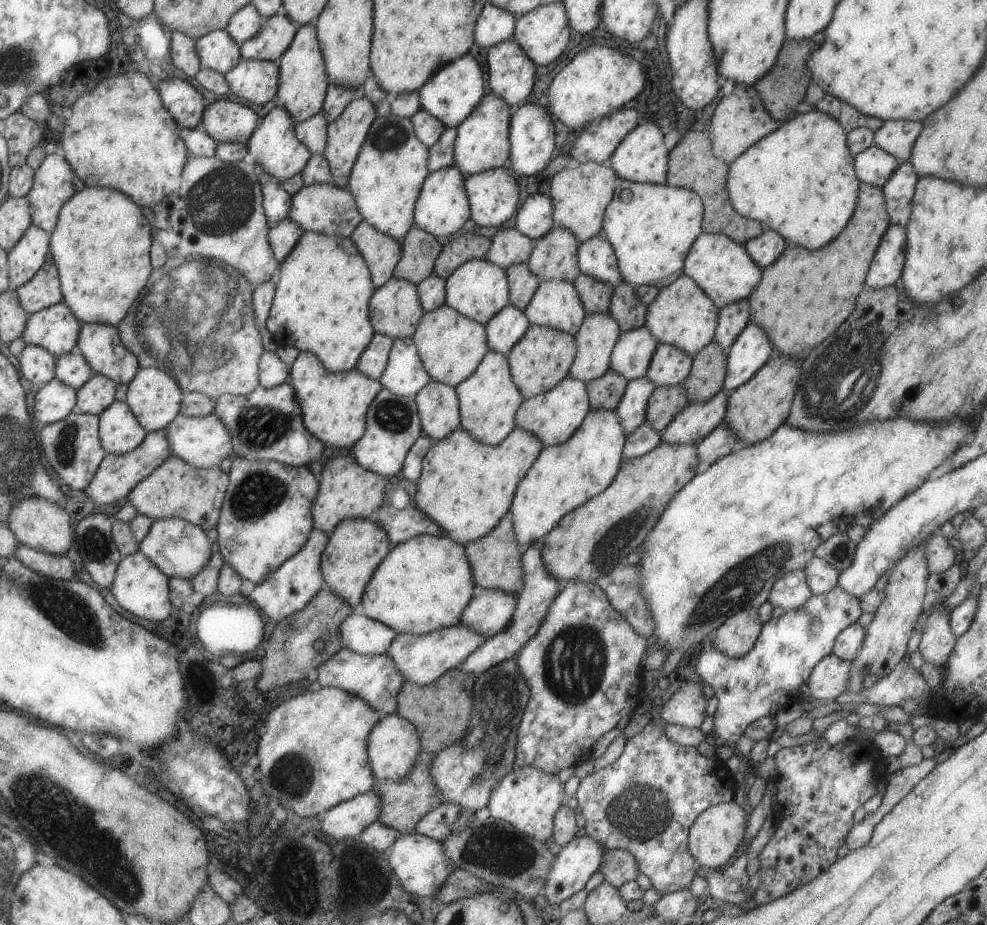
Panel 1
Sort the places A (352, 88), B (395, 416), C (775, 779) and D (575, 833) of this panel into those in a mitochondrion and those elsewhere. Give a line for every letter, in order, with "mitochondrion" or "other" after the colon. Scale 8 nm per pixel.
A: other
B: mitochondrion
C: other
D: other

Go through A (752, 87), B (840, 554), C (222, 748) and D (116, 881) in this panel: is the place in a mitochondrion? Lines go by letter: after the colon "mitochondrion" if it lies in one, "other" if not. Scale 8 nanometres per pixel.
A: other
B: mitochondrion
C: other
D: mitochondrion

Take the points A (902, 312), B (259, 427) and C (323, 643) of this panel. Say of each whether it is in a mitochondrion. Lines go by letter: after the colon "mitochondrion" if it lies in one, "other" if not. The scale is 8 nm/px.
A: other
B: mitochondrion
C: other

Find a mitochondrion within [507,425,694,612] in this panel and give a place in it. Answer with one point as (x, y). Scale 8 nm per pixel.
(604, 553)

